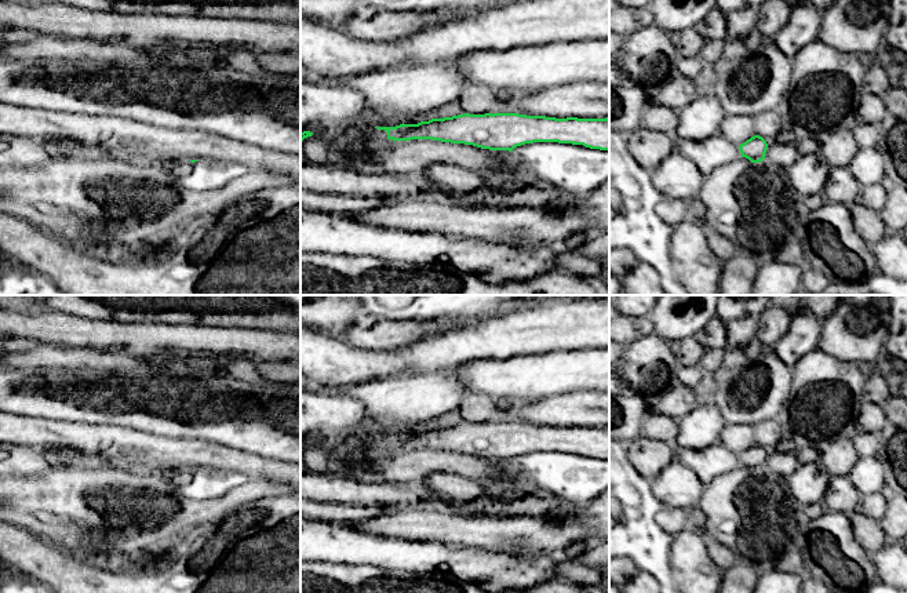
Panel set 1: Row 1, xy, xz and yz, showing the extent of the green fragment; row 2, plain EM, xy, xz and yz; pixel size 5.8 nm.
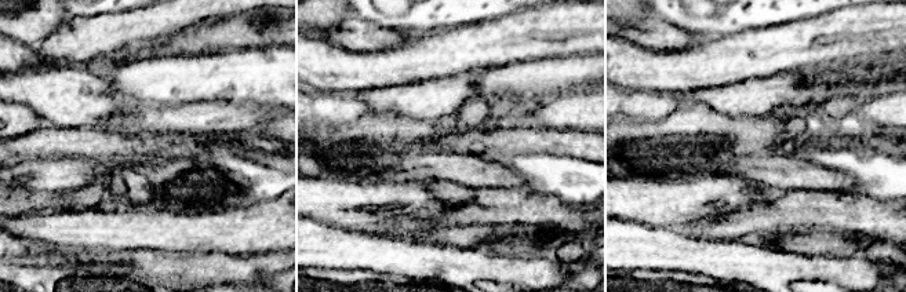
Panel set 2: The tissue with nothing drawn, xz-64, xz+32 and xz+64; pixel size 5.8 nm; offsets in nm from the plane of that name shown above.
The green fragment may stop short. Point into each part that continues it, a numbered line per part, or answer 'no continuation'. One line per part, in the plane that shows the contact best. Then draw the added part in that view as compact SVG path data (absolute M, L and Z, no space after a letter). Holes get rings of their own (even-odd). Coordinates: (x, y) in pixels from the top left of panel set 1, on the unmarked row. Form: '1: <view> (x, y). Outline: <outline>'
no continuation

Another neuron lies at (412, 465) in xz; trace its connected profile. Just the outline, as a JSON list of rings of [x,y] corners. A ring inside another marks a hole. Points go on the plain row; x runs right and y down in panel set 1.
[[[433,448],[396,450],[375,461],[334,463],[327,472],[363,483],[416,483],[433,473],[452,473],[471,481],[506,481],[521,474],[514,465],[500,466],[499,459]]]

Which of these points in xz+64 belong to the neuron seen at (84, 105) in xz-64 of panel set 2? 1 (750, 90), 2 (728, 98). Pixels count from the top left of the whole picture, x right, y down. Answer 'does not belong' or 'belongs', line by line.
1: belongs
2: belongs

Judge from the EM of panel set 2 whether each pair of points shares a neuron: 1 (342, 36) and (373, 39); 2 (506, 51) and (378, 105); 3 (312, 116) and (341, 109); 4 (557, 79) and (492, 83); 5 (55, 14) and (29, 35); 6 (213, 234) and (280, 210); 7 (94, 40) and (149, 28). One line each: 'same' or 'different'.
1: same
2: different
3: same
4: same
5: same
6: same
7: same

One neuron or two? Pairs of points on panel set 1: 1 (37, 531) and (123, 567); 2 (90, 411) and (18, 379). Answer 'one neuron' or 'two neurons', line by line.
1: two neurons
2: one neuron

